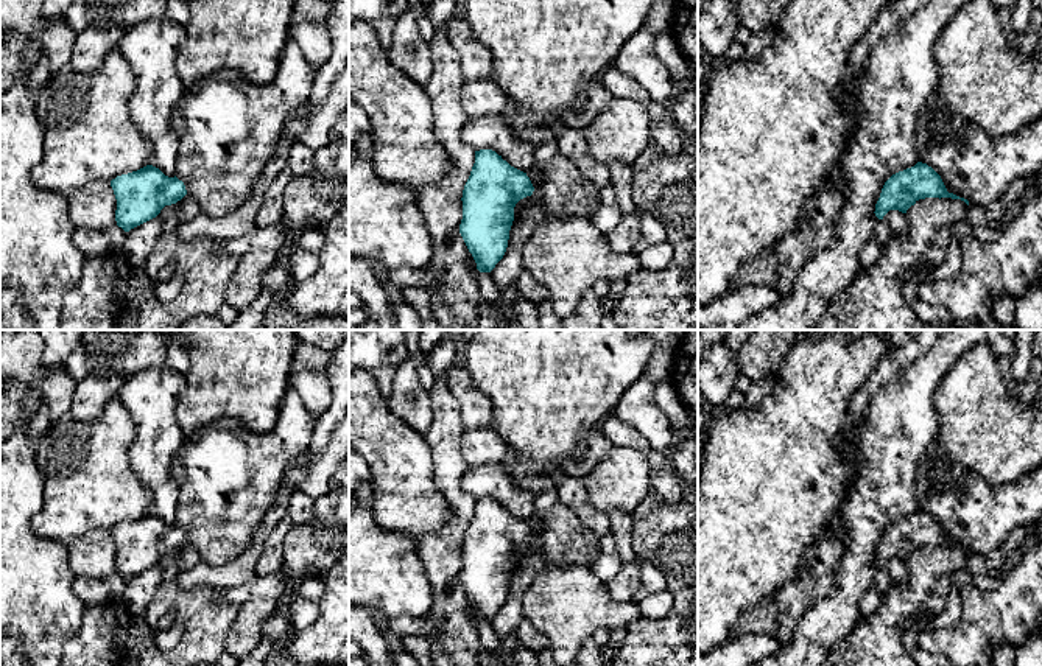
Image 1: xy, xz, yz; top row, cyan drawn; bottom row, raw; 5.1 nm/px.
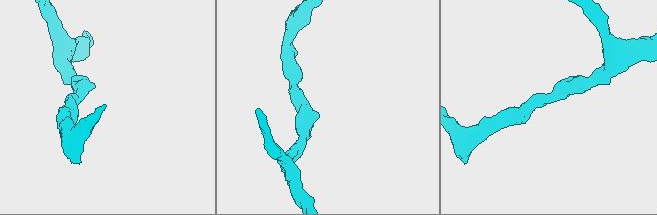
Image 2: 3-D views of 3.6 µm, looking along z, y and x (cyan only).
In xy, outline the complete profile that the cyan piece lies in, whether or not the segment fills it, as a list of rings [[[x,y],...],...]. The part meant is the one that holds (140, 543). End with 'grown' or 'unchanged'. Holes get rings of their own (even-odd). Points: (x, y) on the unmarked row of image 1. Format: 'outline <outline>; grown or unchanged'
outline [[[153,514],[117,524],[111,535],[117,548],[115,570],[125,580],[156,566],[165,554],[187,543],[182,529],[165,524]]]; unchanged

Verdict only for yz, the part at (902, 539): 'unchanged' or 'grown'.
unchanged

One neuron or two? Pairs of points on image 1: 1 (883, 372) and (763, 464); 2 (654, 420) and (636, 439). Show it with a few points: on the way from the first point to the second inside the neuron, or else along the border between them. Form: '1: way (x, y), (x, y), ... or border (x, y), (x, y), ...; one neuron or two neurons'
1: border (890, 346), (871, 374); two neurons
2: border (611, 414), (634, 428), (658, 452), (665, 455); two neurons

